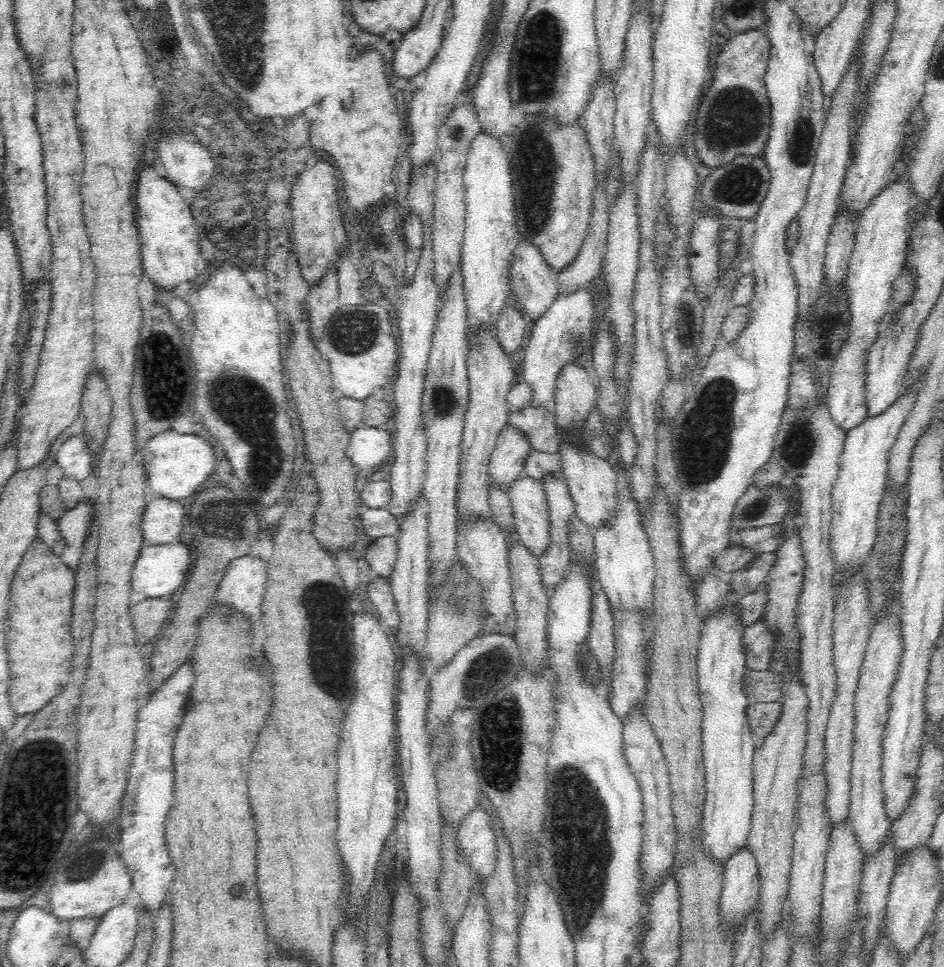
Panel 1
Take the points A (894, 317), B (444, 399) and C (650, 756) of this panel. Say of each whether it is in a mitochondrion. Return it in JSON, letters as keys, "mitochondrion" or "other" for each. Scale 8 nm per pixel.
{"A":"other","B":"mitochondrion","C":"other"}

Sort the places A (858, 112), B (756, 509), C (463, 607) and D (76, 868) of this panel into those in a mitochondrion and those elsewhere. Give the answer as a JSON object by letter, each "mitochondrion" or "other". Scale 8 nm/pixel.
{"A":"other","B":"mitochondrion","C":"mitochondrion","D":"mitochondrion"}

